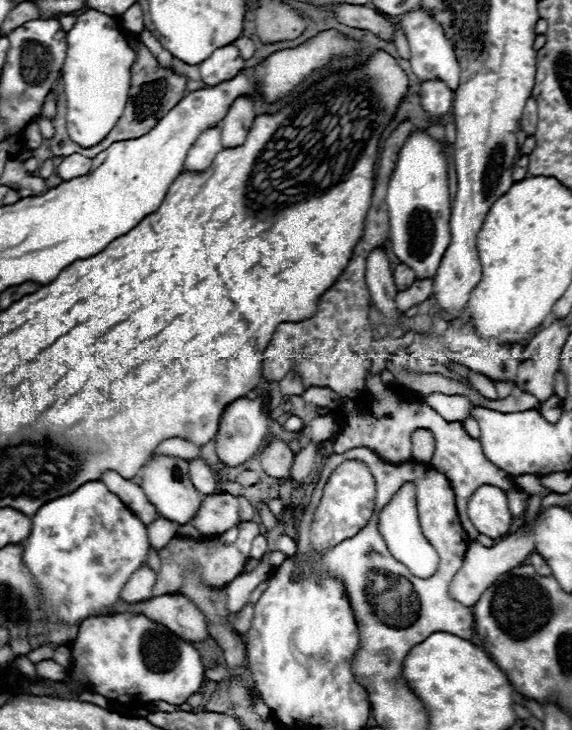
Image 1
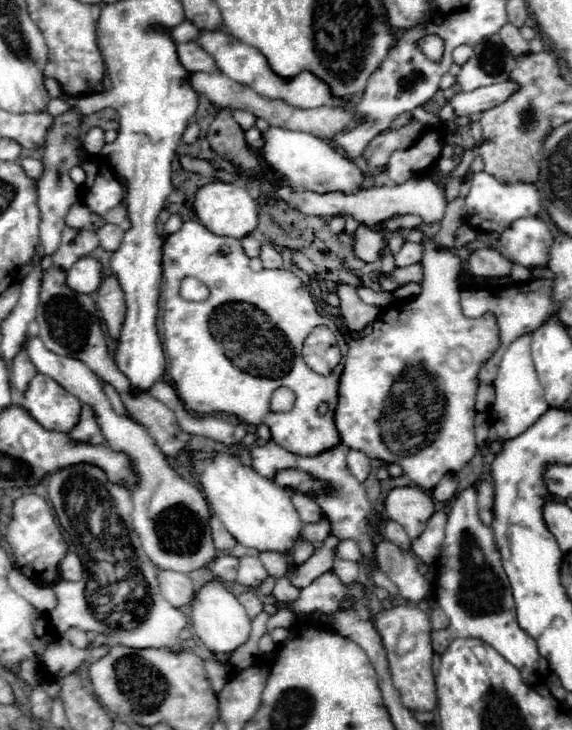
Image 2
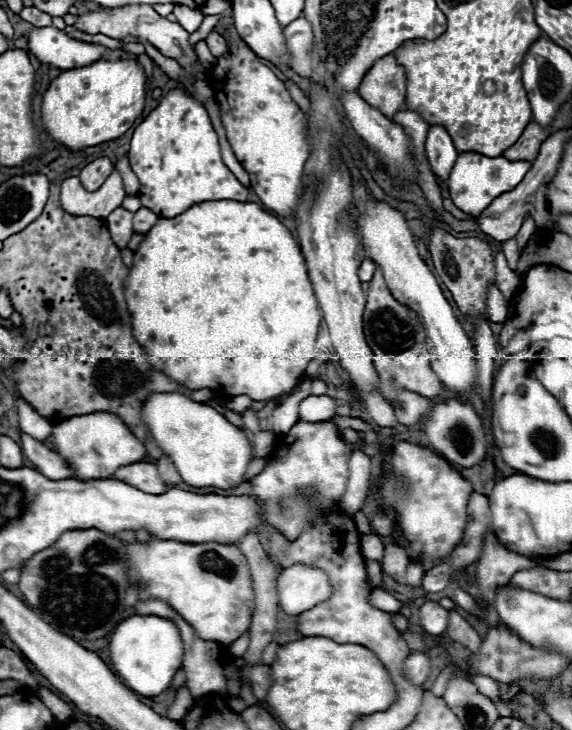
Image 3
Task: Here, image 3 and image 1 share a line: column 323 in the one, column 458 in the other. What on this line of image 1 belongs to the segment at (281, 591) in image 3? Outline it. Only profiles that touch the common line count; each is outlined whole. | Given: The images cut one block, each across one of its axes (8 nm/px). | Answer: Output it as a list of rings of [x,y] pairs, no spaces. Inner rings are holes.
[[[520,528],[516,534],[506,536],[504,540],[500,540],[498,544],[494,544],[490,548],[486,548],[478,542],[470,542],[468,550],[464,554],[462,568],[454,574],[454,578],[448,586],[448,596],[468,608],[474,606],[478,602],[478,598],[484,594],[484,590],[492,586],[492,582],[496,582],[508,570],[520,566],[524,562],[524,558],[528,558],[532,552],[534,552],[534,536],[532,536],[532,530],[524,530],[524,528]]]

